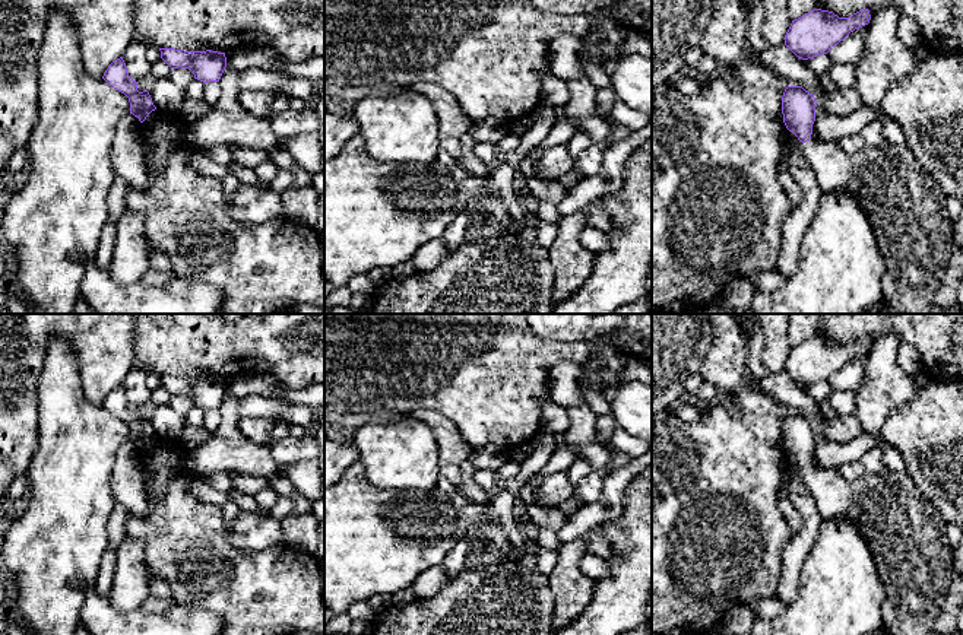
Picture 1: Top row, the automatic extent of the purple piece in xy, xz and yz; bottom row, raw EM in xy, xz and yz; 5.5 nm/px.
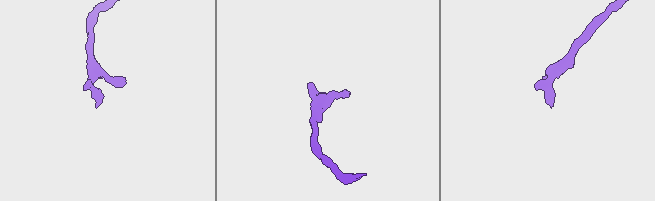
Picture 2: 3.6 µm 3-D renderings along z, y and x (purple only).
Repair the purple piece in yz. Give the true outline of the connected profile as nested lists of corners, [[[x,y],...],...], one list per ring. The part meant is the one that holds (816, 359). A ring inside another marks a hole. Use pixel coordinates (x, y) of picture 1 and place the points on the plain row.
[[[814,336],[792,347],[785,372],[802,387],[827,381],[831,374],[843,368],[850,359],[869,350],[868,336],[849,345],[839,345],[833,339]]]

